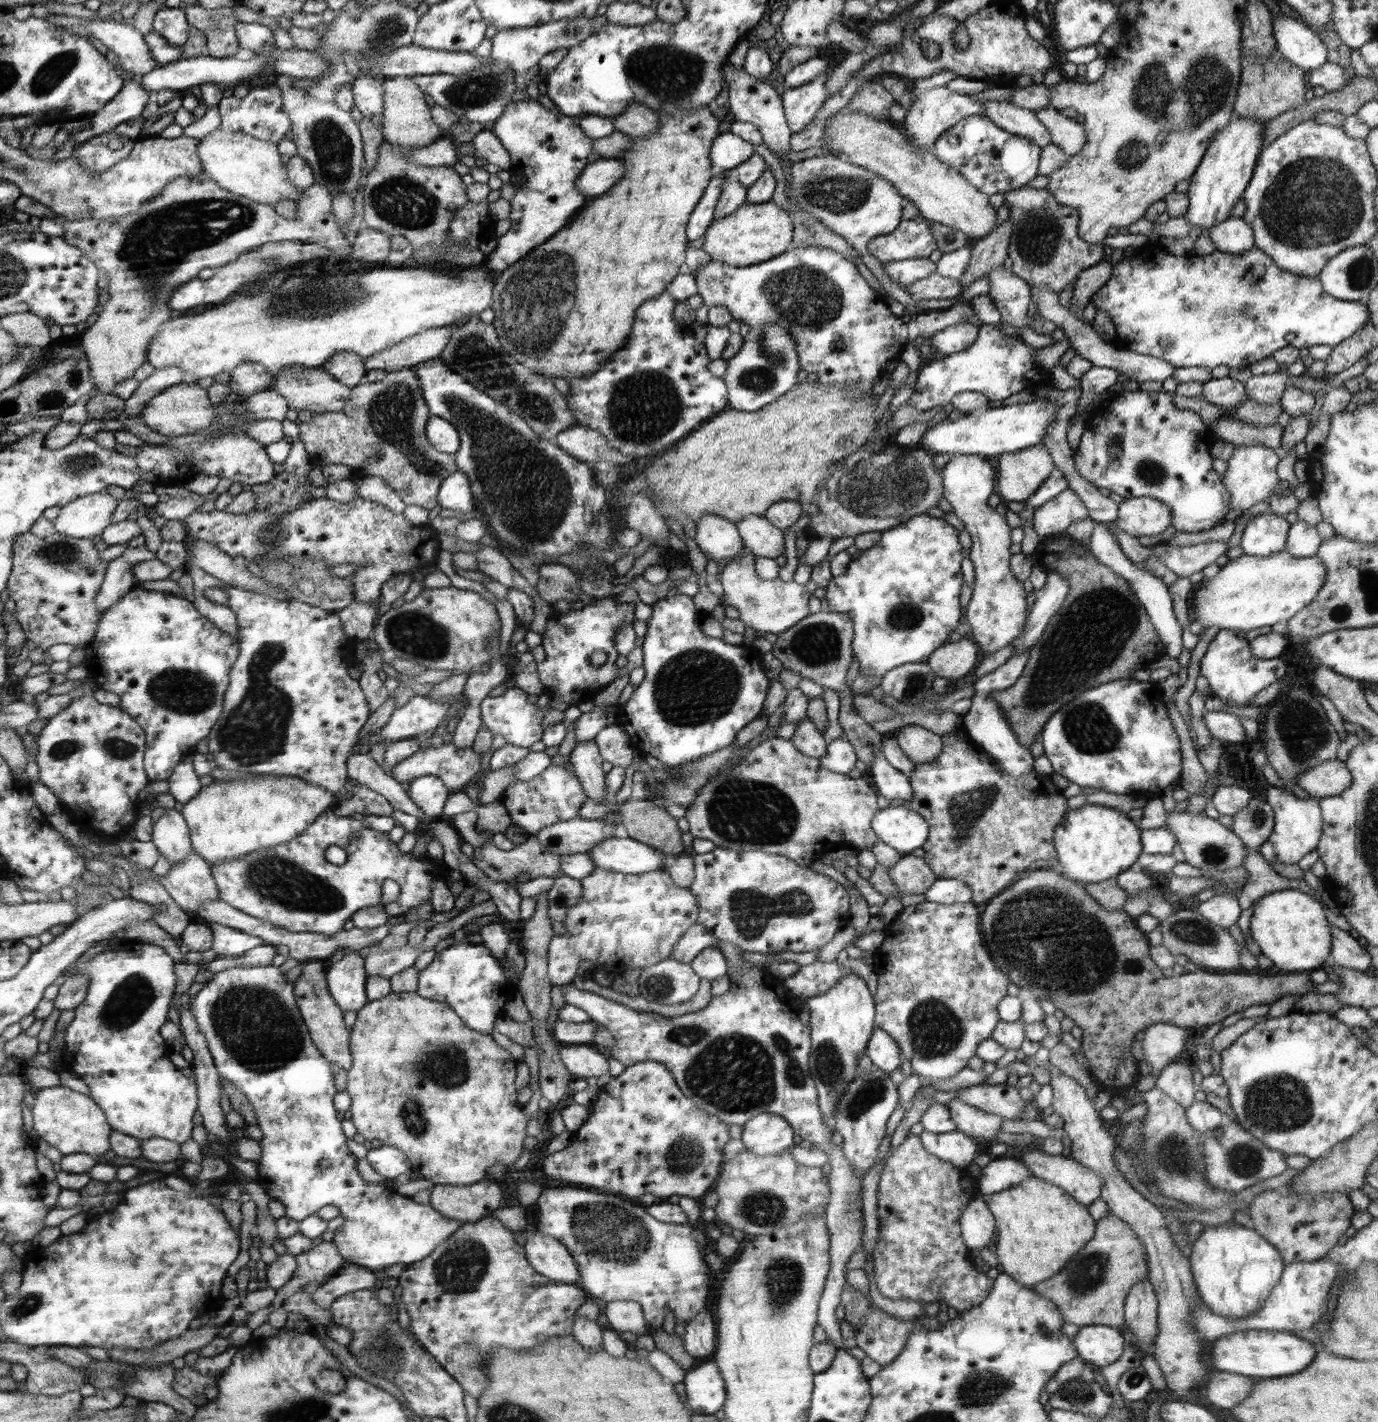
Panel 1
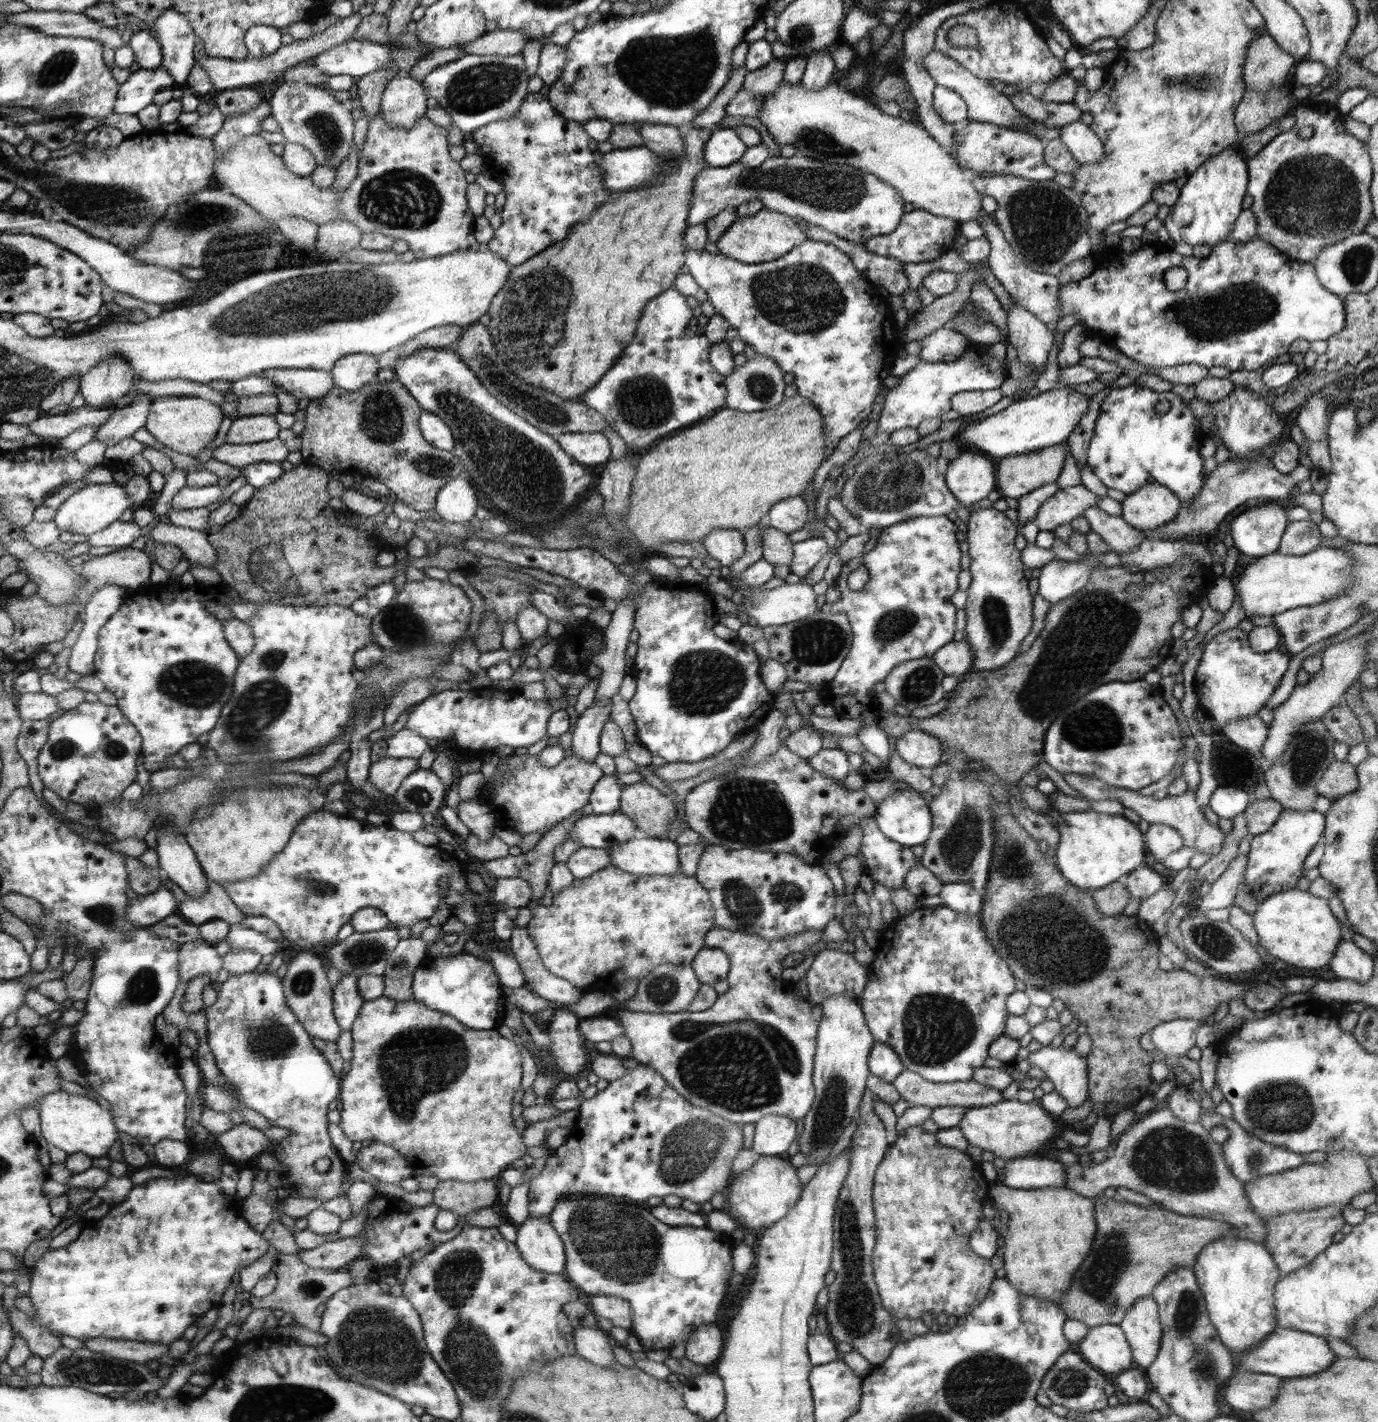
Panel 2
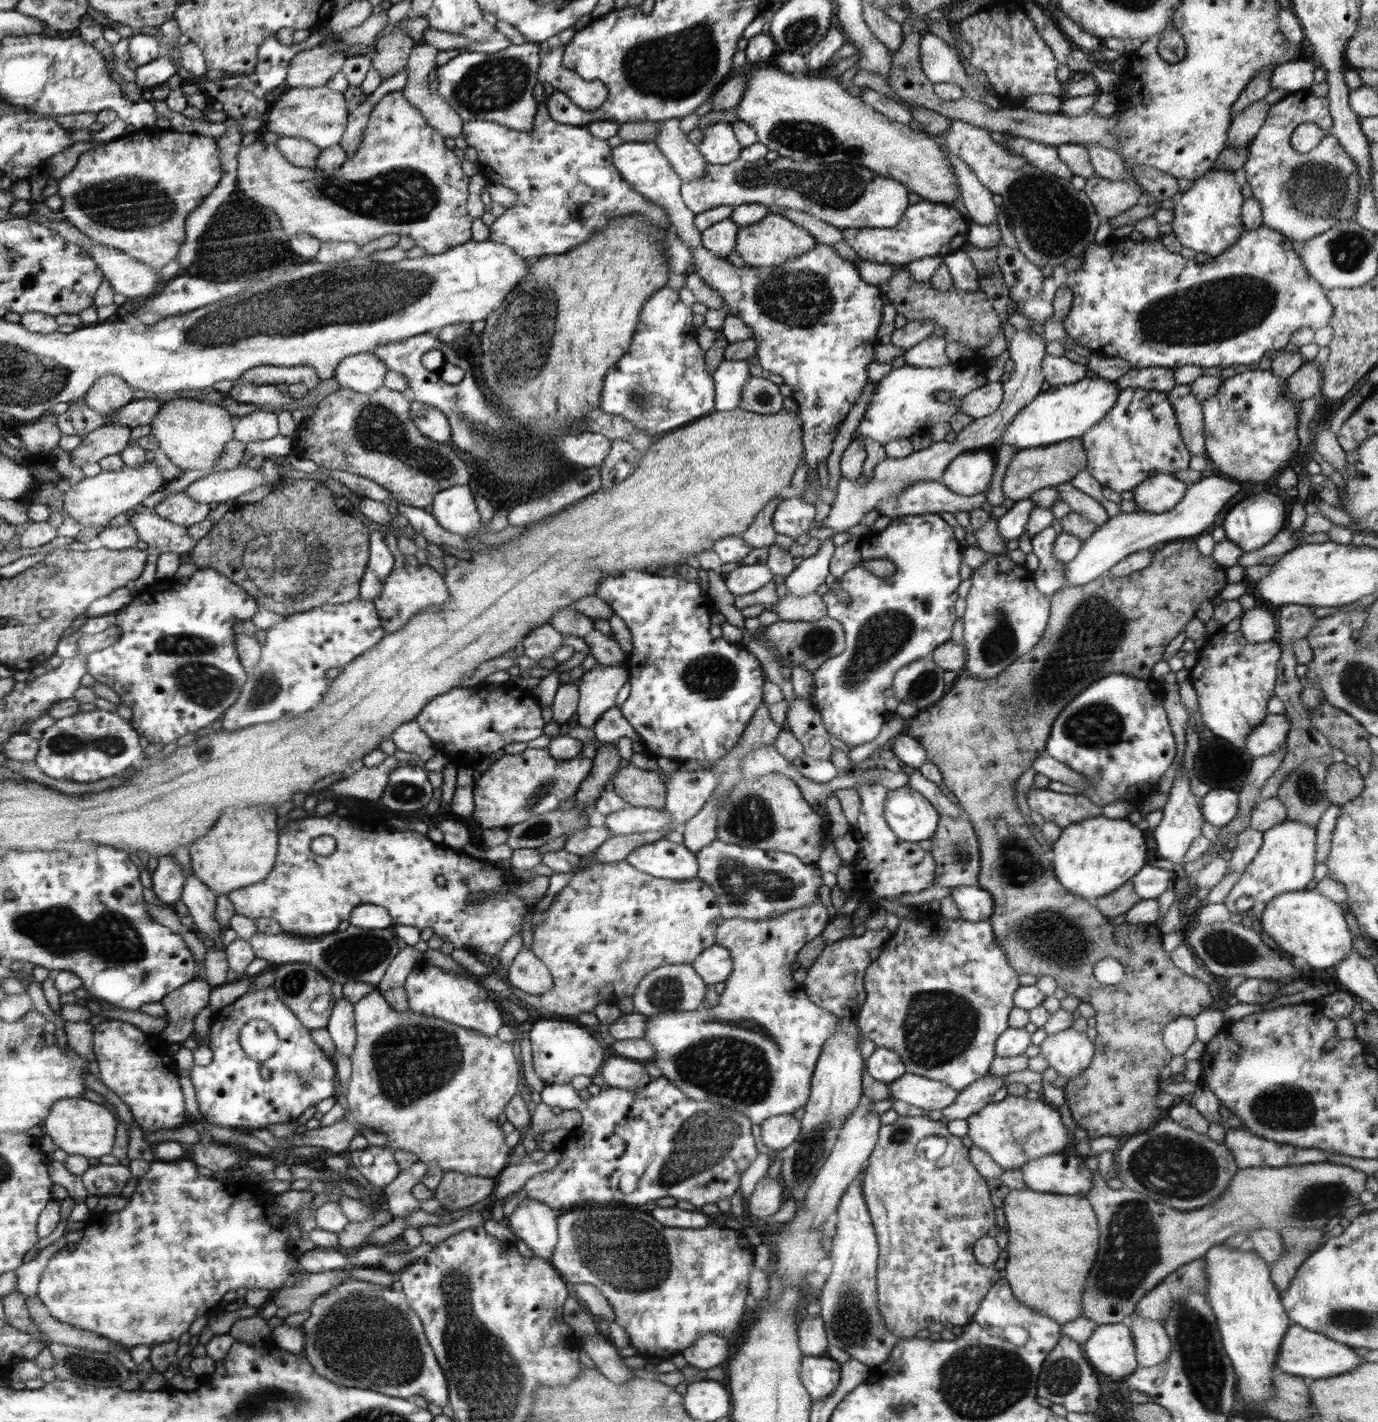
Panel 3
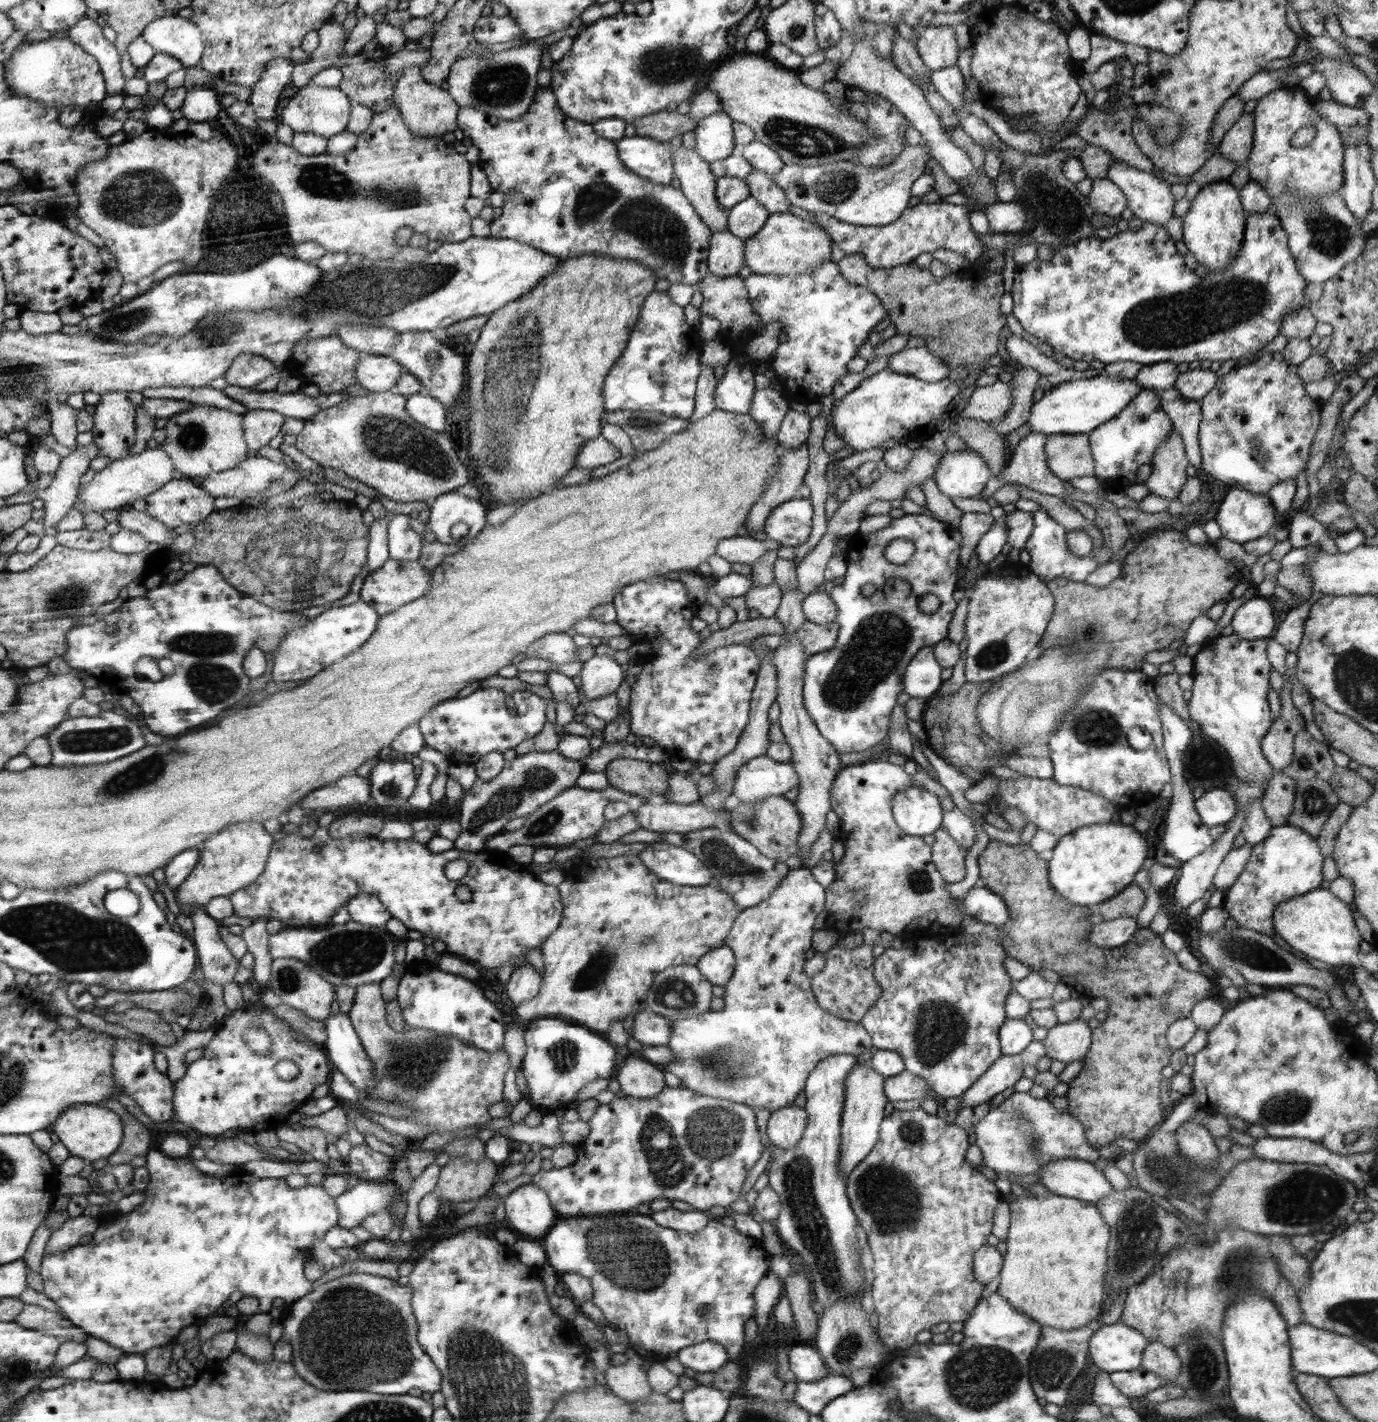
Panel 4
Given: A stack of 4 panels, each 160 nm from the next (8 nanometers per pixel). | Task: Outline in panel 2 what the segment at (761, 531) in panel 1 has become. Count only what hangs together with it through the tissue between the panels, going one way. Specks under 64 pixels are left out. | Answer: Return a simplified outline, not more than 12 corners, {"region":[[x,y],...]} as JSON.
{"region":[[770,526],[760,533],[764,560],[774,567],[792,563],[794,544]]}

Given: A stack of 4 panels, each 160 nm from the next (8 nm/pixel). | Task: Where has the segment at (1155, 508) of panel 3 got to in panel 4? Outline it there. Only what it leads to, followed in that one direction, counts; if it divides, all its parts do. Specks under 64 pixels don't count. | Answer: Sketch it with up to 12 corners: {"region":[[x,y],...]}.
{"region":[[1172,431],[1154,451],[1144,483],[1176,500],[1189,460],[1182,435]]}

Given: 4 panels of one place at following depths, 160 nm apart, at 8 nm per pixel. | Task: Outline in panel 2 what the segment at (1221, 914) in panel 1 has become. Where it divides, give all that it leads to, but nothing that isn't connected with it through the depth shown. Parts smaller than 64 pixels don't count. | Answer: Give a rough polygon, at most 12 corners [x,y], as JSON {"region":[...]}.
{"region":[[1247,852],[1229,862],[1202,897],[1199,912],[1234,905]]}

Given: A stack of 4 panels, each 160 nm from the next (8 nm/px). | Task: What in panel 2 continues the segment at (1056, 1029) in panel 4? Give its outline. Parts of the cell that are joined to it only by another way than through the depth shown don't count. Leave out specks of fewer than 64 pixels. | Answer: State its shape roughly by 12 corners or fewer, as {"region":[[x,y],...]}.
{"region":[[1043,1045],[1024,1060],[1045,1072],[1068,1107],[1088,1099],[1086,1058]]}

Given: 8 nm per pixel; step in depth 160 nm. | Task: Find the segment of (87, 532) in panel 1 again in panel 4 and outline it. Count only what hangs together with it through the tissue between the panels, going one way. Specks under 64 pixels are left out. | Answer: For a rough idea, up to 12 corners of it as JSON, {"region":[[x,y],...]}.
{"region":[[158,446],[109,461],[79,491],[81,512],[129,508],[173,479]]}

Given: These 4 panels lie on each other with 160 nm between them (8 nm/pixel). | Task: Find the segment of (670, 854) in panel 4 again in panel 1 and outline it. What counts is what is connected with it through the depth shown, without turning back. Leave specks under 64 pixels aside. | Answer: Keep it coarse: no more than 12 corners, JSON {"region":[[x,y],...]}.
{"region":[[624,834],[588,854],[629,875],[664,869],[663,852]]}

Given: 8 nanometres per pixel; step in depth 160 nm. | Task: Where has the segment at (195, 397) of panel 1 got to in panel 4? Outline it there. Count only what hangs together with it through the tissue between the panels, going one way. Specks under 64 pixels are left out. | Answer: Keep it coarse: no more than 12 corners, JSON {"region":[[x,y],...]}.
{"region":[[195,405],[160,444],[198,480],[252,452],[243,415]]}

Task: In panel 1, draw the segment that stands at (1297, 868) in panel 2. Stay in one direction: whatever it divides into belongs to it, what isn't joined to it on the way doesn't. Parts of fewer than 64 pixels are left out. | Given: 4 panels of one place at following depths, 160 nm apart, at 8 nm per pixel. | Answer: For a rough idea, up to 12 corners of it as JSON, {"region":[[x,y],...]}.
{"region":[[1270,786],[1272,834],[1268,864],[1296,864],[1316,851],[1319,799]]}

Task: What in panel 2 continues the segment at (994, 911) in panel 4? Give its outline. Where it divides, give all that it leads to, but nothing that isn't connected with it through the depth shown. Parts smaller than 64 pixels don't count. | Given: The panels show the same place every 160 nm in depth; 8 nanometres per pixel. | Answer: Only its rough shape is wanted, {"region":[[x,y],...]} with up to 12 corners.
{"region":[[943,884],[944,907],[981,916],[983,895],[969,884]]}

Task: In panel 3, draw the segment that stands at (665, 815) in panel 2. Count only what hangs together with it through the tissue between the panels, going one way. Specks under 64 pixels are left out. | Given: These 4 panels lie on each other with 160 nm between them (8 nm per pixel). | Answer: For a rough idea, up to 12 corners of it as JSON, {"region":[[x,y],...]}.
{"region":[[619,767],[612,784],[628,805],[665,808],[656,771]]}

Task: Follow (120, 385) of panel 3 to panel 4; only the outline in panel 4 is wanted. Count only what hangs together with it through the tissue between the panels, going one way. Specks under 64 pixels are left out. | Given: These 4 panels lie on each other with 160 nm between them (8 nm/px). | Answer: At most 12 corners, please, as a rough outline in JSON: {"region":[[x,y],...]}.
{"region":[[105,392],[91,430],[97,456],[130,454],[137,409],[127,392]]}

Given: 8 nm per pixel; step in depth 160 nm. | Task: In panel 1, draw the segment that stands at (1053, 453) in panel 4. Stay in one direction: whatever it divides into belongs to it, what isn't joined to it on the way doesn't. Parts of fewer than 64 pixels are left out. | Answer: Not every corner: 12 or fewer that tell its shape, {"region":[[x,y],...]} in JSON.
{"region":[[1040,444],[1000,455],[996,490],[1024,504],[1055,464]]}

